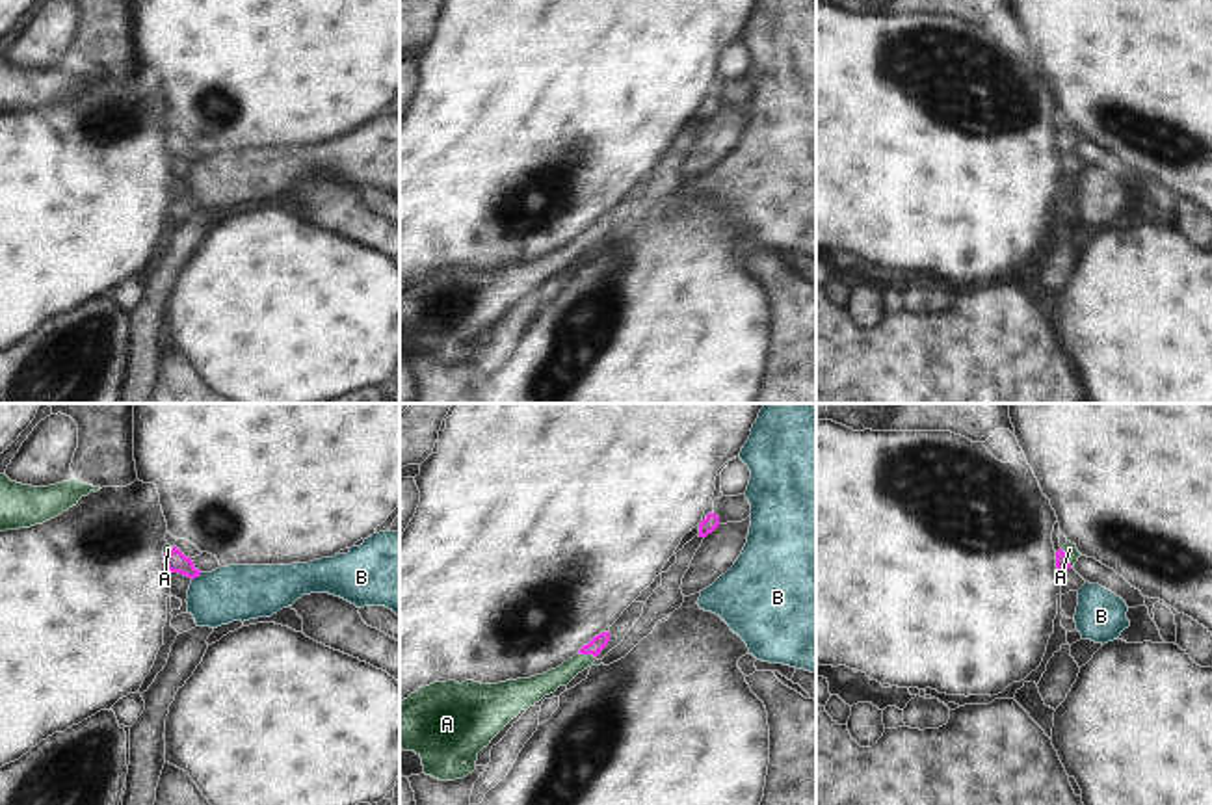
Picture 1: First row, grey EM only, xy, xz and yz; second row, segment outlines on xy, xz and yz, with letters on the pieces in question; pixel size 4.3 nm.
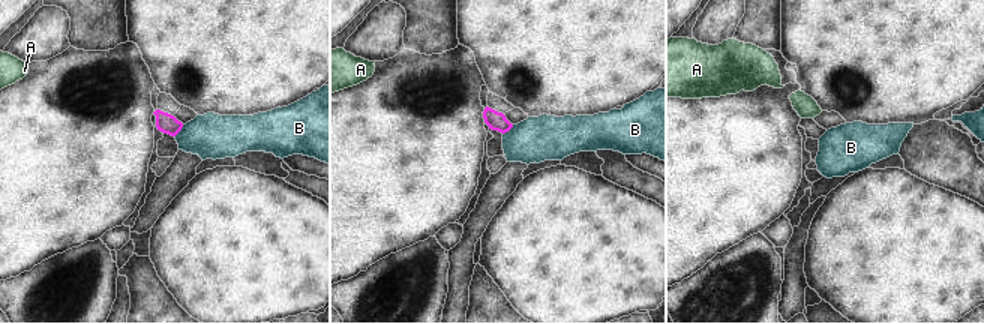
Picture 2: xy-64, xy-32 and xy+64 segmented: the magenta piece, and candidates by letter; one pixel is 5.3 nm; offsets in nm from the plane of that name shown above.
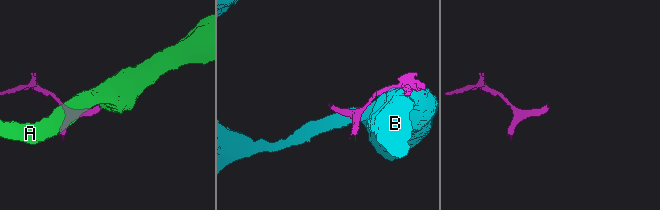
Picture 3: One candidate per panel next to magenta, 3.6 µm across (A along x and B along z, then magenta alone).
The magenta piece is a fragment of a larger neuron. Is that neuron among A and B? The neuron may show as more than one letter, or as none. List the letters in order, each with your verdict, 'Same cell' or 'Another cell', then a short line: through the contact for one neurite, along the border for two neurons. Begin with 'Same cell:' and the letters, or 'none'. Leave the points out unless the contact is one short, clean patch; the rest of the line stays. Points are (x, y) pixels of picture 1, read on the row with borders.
Same cell: A
A: Same cell. Line: xz (597, 644), (588, 653), (562, 675), (543, 685)
B: Another cell

